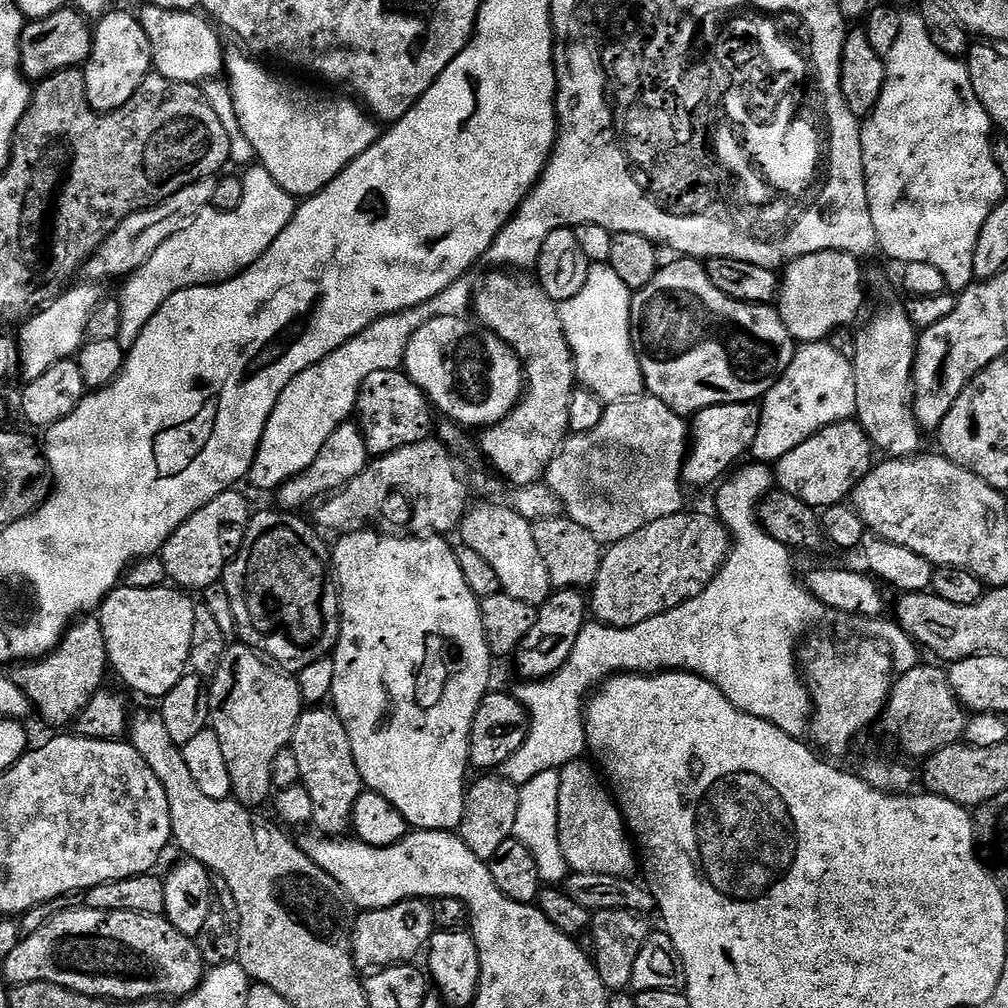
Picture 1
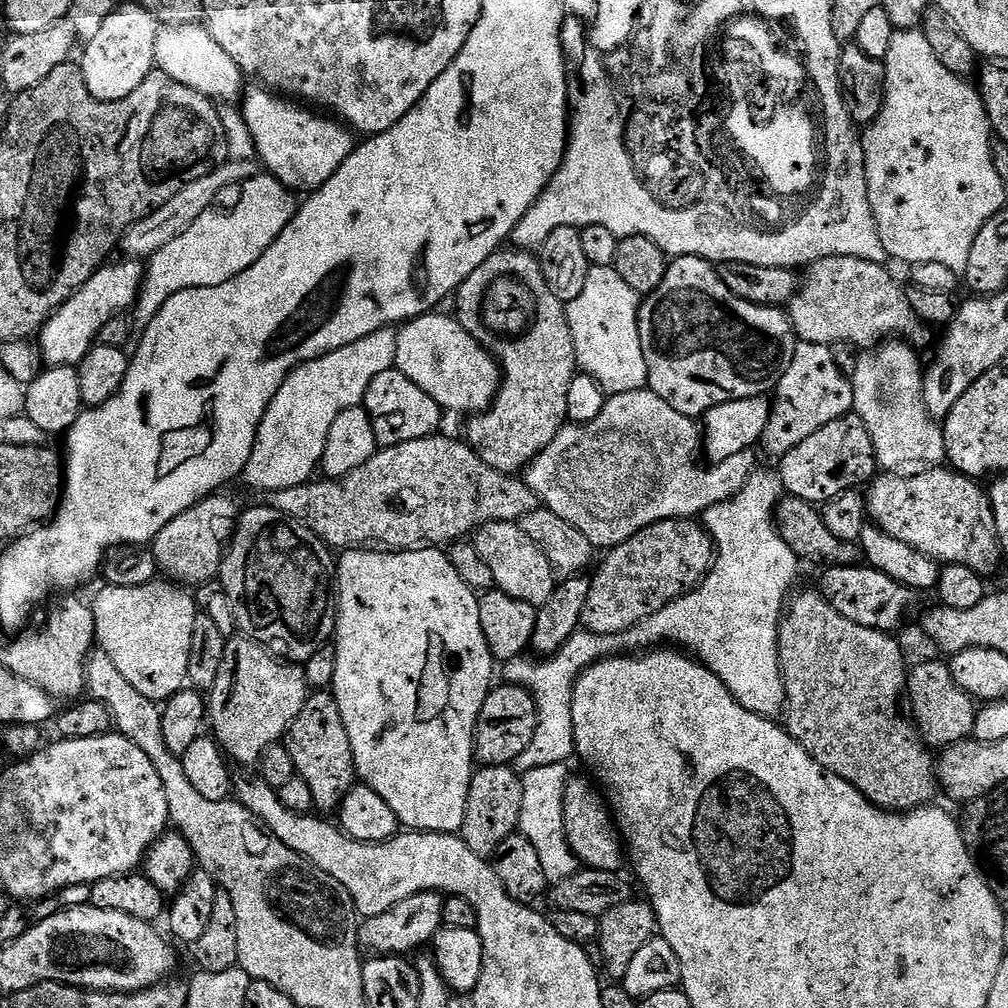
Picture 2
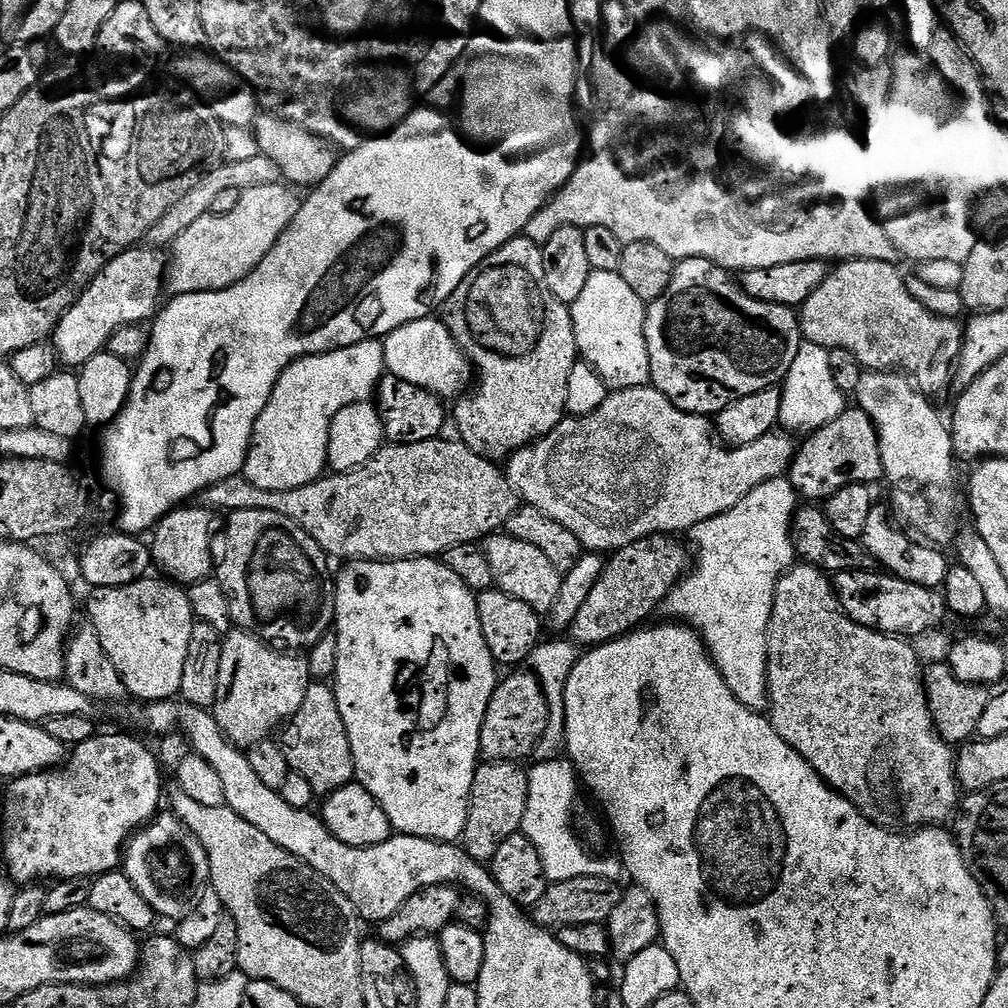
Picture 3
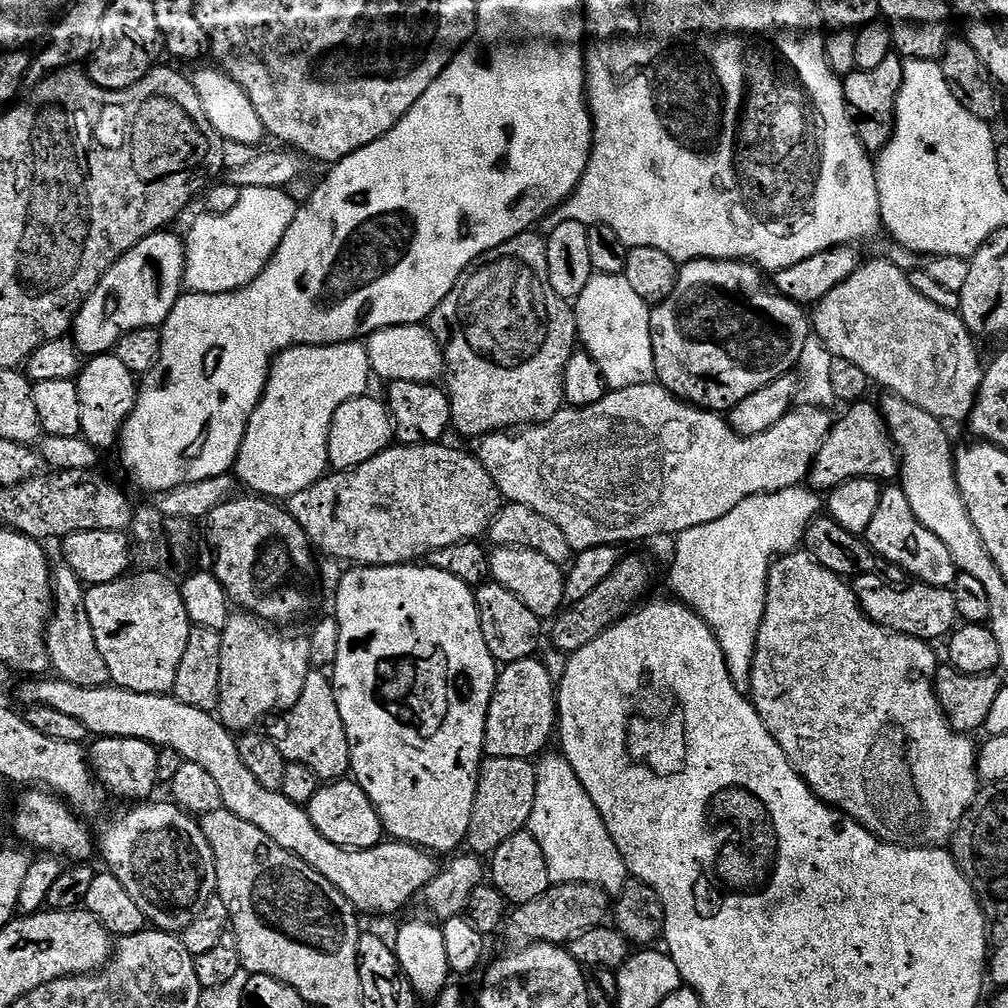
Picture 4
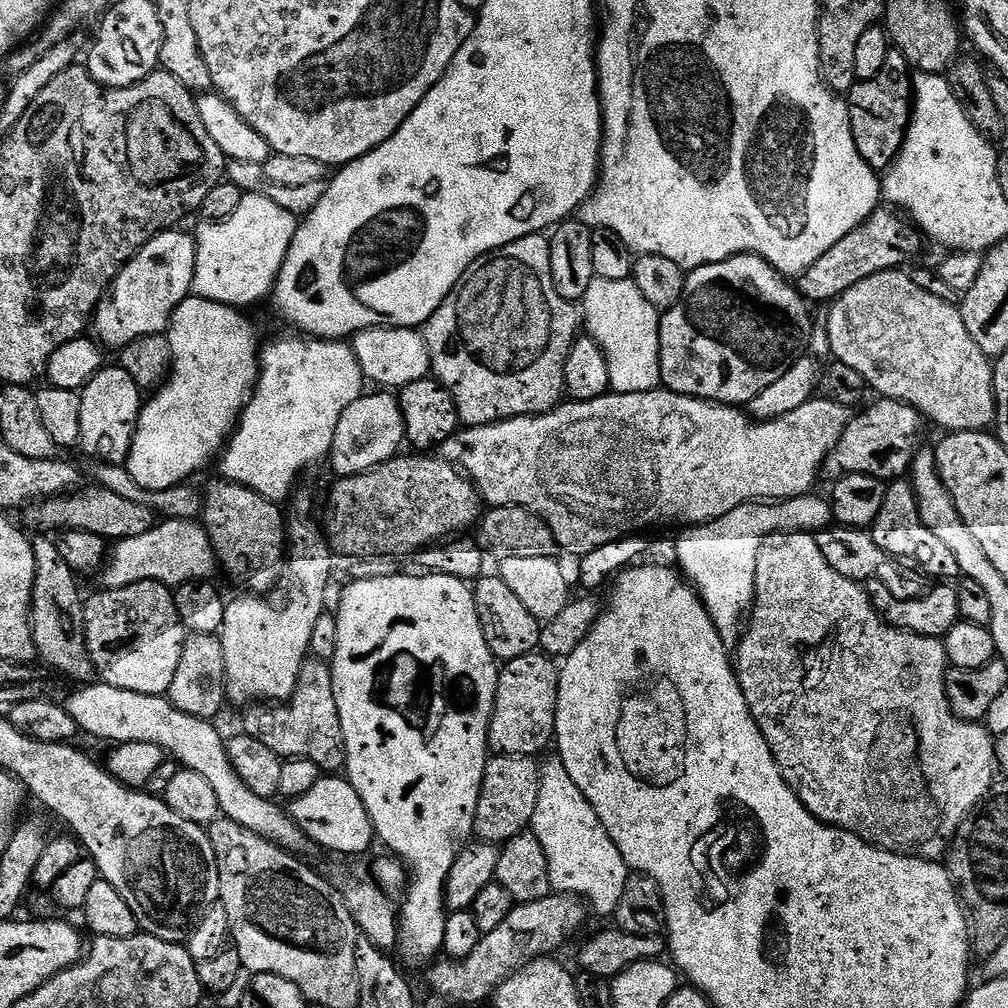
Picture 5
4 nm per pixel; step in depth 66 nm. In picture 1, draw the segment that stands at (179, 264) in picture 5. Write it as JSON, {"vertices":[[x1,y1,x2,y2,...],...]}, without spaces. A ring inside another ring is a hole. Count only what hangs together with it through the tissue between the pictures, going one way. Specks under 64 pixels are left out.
{"vertices":[[81,282,69,286,55,300,43,305,18,331,20,348,20,372,25,381,39,378,46,374,50,366,59,360,75,357,86,343,88,323,96,312,96,307,102,303,101,285,96,282]]}

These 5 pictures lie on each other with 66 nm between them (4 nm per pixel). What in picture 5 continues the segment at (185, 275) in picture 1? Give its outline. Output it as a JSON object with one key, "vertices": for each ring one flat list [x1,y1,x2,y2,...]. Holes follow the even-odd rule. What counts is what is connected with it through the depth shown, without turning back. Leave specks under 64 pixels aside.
{"vertices":[[246,194,230,218,201,223,201,228,194,232,196,265,192,295,241,310,247,309,247,304,267,301,290,242,294,242,297,223,298,216,272,201,268,194]]}

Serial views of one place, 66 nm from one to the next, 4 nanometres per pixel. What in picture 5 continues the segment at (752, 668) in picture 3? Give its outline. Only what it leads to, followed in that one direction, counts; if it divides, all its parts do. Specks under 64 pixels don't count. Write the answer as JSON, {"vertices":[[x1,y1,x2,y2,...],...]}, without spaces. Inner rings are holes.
{"vertices":[[816,495,743,504,730,510,730,514,722,514,722,518,711,520,708,524,688,526,681,531,684,533,676,540,679,571,696,589,725,644,739,644,746,627,746,617,751,613,756,597,758,554,764,539,785,532,812,532,833,523,831,503]]}

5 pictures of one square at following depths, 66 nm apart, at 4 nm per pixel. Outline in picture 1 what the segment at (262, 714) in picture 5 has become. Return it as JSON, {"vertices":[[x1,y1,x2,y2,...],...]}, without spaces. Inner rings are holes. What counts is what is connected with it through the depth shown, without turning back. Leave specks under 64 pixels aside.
{"vertices":[[312,706,301,712,290,747,294,758,298,758,300,783,310,794,314,806,315,831,329,838,343,837,351,829,354,802,358,802,365,786,354,762,354,750,350,750,350,734,346,734,346,726,342,726,335,707]]}

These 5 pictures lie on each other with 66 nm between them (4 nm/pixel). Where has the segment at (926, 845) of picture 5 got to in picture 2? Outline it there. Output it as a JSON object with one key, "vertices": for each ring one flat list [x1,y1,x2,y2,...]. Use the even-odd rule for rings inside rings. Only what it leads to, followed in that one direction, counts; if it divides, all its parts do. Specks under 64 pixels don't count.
{"vertices":[[812,590,812,592,800,592,797,591,795,595,787,601,786,607,784,609,784,615,780,617,780,633,778,634,778,654,780,655,780,676,784,679,784,711,782,713,782,724,783,727,787,728,788,733,790,733,795,740,799,742,803,748,806,749,812,757,815,758,817,762,822,765,826,770,830,770,834,774,838,774,838,778,842,778,846,782,850,782,858,789,862,795,865,796,867,800,870,801,876,808,883,808,886,812,912,812,916,808,922,808,933,803,932,800,935,796,938,796,938,781,936,779,936,760,934,759,933,753,930,751,927,744,920,739,920,734,916,730,915,724,912,723,911,719,906,718,900,713,900,704,902,708,902,701,906,696,906,689,908,687,908,674,910,671,910,664,904,661,904,652,900,649,900,644,895,639,895,635,889,634,887,632,879,632,878,630,870,630,866,626,858,626,858,622,850,622,850,618,842,618,842,614,838,614,838,610,834,610,834,606,830,606,826,602,826,598,818,590]]}

